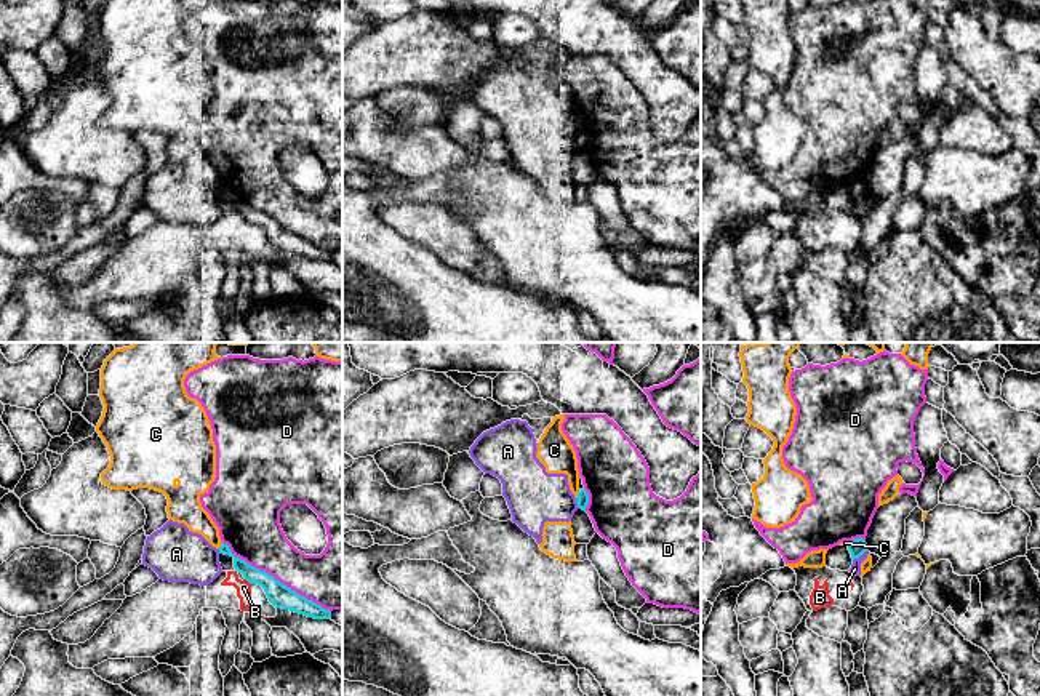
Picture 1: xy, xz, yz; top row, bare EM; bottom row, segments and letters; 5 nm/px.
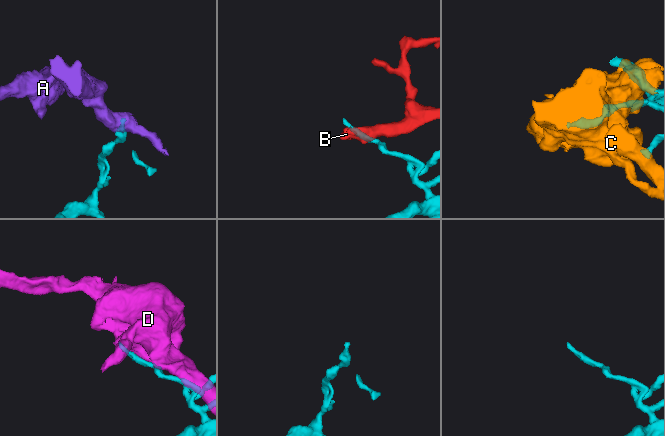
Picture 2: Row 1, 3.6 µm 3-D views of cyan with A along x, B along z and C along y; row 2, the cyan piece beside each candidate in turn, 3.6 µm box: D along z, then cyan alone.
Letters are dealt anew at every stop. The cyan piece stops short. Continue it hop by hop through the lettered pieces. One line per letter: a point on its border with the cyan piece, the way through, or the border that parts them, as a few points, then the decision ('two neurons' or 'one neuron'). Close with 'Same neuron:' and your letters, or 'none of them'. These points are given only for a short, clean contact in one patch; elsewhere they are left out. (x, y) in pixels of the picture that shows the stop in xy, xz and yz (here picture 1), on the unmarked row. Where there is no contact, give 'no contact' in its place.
A: contact yz (860, 197); two neurons
B: contact xy (247, 221); two neurons
C: contact xz (578, 136); two neurons
D: contact xy (274, 220); two neurons
Same neuron: none of them

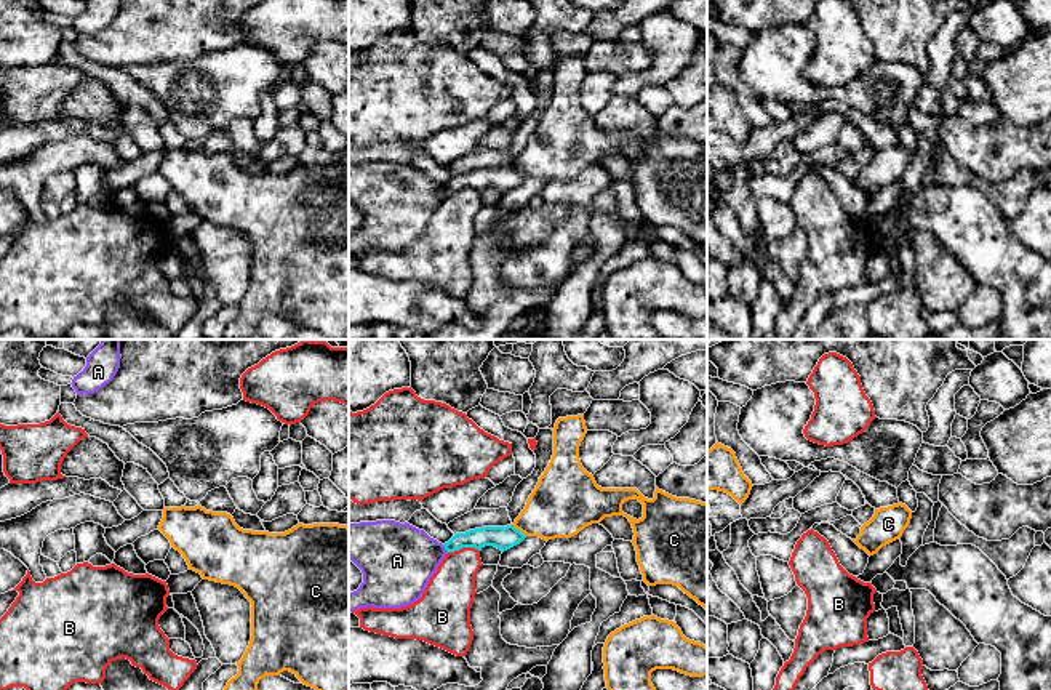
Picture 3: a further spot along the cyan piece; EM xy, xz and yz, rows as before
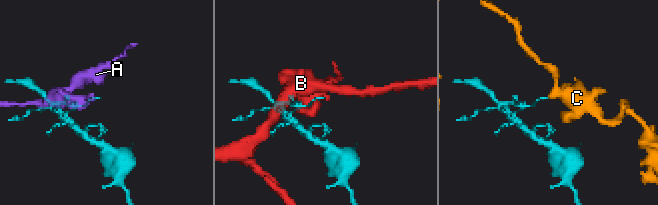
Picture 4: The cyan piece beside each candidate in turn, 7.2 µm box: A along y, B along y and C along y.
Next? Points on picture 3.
A: contact xz (445, 189); two neurons
B: contact xz (463, 188); two neurons
C: contact xz (519, 172); border xz (512, 165), (527, 176); two neurons
Same neuron: none of them

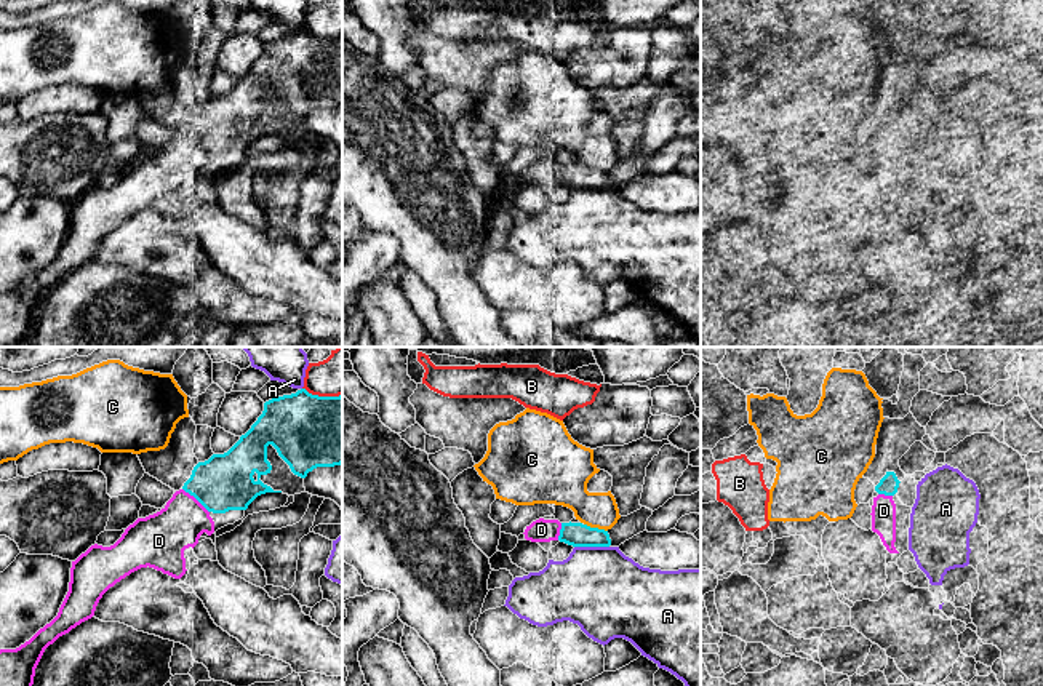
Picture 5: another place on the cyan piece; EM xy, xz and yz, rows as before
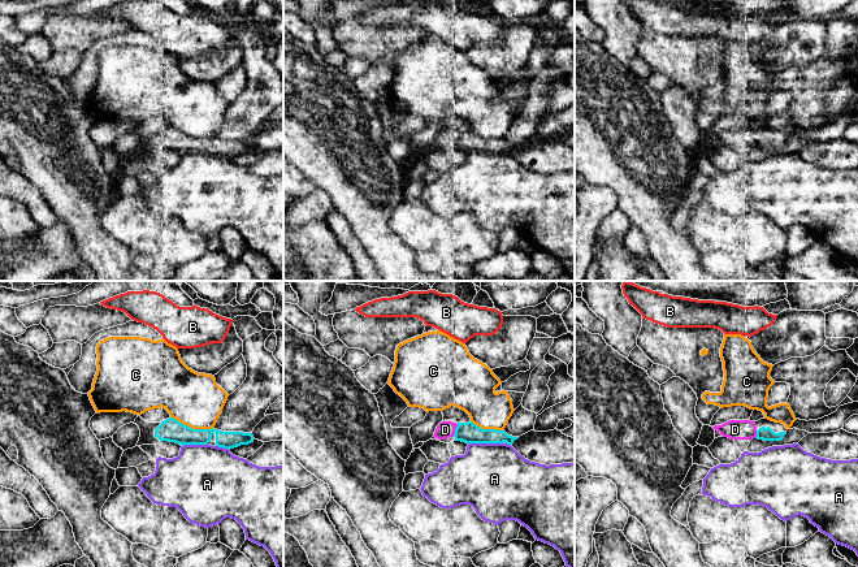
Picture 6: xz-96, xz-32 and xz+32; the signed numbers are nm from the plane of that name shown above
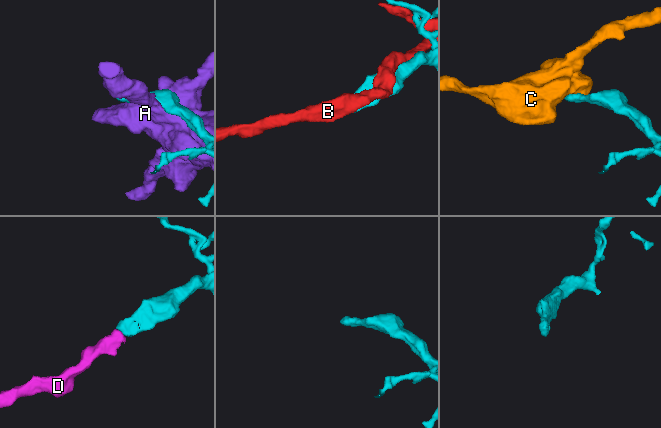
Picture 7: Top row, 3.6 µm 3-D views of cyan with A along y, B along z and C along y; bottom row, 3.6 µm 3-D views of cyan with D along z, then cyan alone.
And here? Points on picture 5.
A: contact xz (592, 187); two neurons
B: contact xy (322, 39); two neurons
C: contact xz (595, 170); border xz (584, 165), (607, 173); two neurons
D: contact xy (195, 139); one neuron
Same neuron: D

